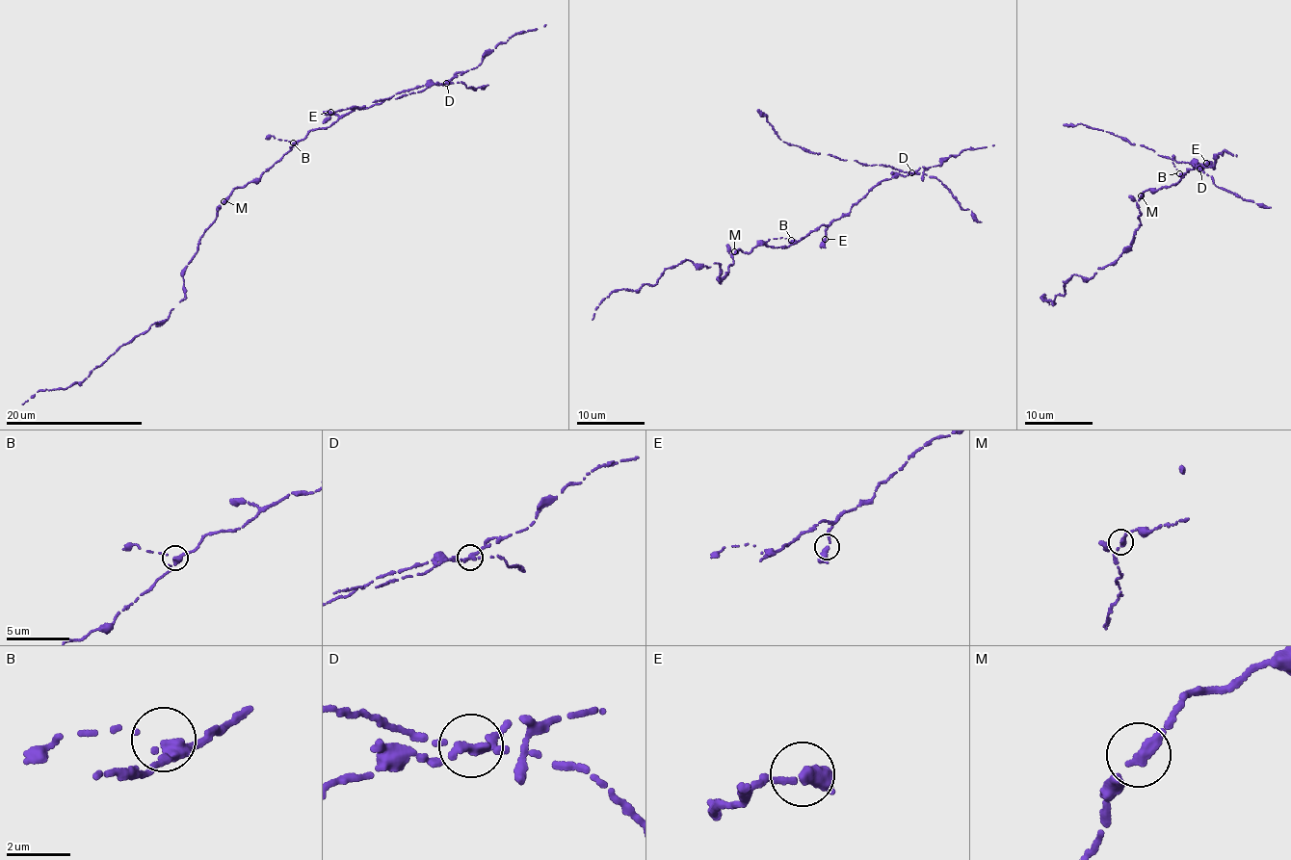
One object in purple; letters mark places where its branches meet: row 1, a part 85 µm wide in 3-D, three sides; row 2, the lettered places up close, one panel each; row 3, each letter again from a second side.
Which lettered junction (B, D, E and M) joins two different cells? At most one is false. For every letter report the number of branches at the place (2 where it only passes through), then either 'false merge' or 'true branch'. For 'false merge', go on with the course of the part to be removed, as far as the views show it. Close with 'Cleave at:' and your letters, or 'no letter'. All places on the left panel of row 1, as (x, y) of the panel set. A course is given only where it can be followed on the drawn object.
B: 2 | true branch
D: 2 | false merge | (446, 83), (434, 84), (421, 92), (330, 113), (323, 122)
E: 2 | true branch
M: 2 | true branch
Cleave at: D

